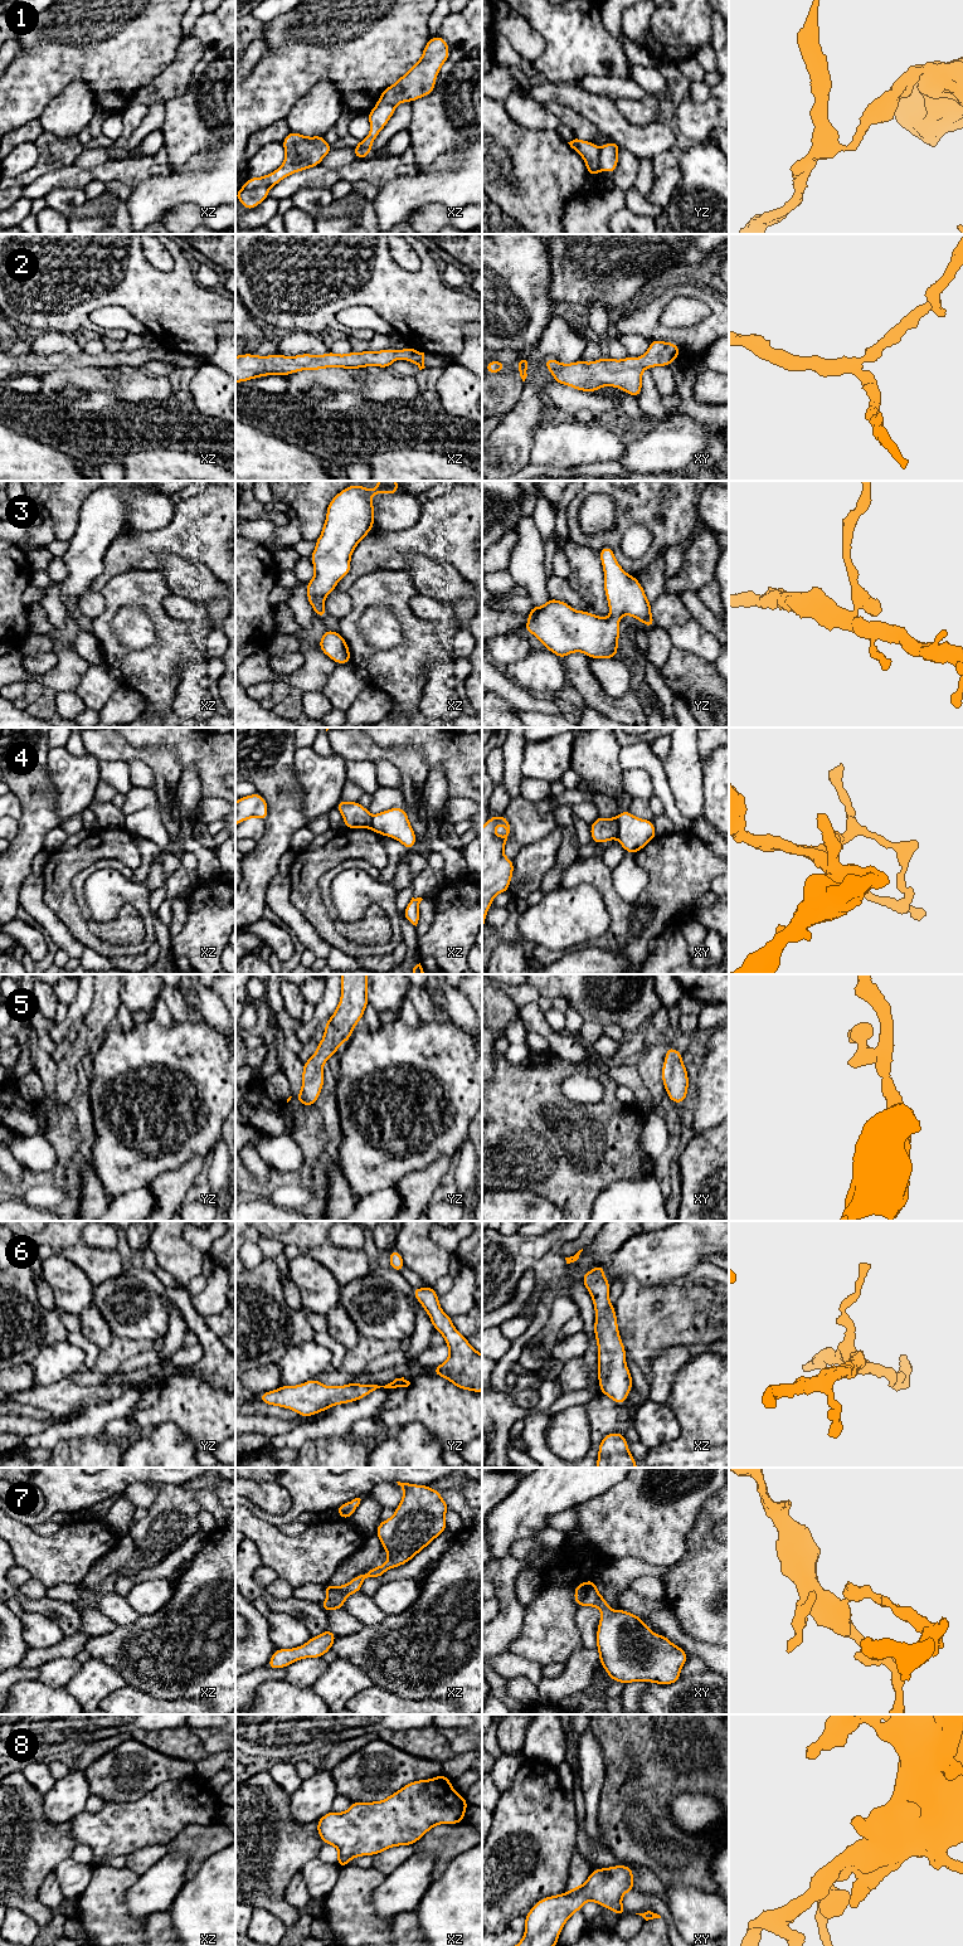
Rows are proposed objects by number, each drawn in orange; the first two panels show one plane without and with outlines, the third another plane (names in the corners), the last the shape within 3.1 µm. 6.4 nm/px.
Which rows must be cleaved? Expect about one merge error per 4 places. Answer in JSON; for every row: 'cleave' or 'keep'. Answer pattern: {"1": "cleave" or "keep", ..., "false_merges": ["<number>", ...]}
{"1": "cleave", "2": "keep", "3": "keep", "4": "cleave", "5": "keep", "6": "keep", "7": "keep", "8": "keep", "false_merges": ["1", "4"]}

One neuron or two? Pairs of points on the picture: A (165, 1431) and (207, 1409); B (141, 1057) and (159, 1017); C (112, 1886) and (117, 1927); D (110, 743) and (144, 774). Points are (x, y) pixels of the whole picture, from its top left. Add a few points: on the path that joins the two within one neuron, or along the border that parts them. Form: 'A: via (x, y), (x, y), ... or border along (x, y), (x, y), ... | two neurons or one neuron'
A: border along (154, 1428), (173, 1421), (186, 1435) | two neurons
B: border along (151, 1018), (164, 1026), (170, 1026), (175, 1021) | two neurons
C: via (111, 1896), (111, 1917) | one neuron
D: border along (126, 760), (141, 759), (151, 769), (154, 777) | two neurons

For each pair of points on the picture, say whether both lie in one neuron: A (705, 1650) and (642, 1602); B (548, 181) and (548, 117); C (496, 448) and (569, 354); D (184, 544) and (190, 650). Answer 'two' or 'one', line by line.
A: one
B: two
C: one
D: two

